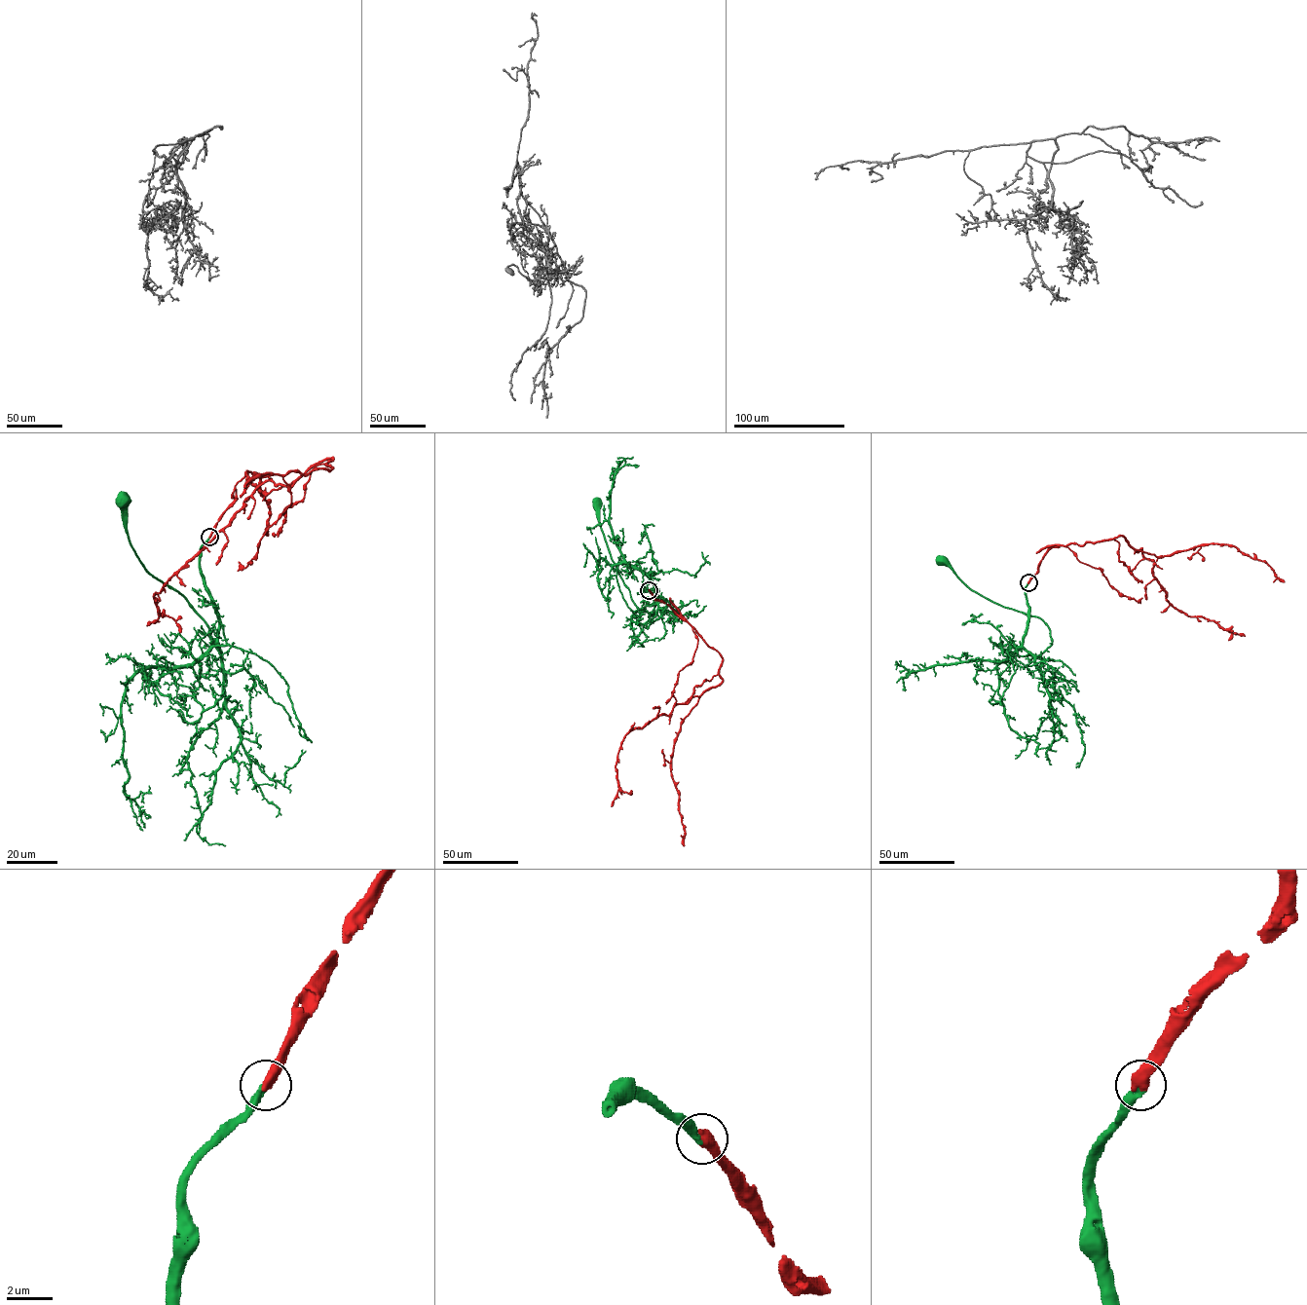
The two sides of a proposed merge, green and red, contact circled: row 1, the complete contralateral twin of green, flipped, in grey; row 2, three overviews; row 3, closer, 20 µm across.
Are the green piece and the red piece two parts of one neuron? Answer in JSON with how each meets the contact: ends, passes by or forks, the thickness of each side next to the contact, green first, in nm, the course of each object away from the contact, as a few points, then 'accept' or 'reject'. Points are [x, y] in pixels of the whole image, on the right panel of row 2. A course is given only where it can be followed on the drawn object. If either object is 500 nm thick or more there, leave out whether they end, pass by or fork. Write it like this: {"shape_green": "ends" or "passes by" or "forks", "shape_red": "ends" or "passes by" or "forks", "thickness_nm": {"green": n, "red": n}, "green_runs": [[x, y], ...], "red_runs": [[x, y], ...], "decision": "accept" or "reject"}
{"thickness_nm": {"green": 300, "red": 550}, "green_runs": [[1028, 583], [1023, 646], [1039, 655], [1051, 644], [1050, 629], [1041, 618], [972, 590], [941, 560]], "red_runs": [[1028, 583], [1051, 547], [1122, 536], [1135, 553], [1140, 549], [1154, 562], [1152, 575], [1174, 607], [1245, 636]], "decision": "accept"}

